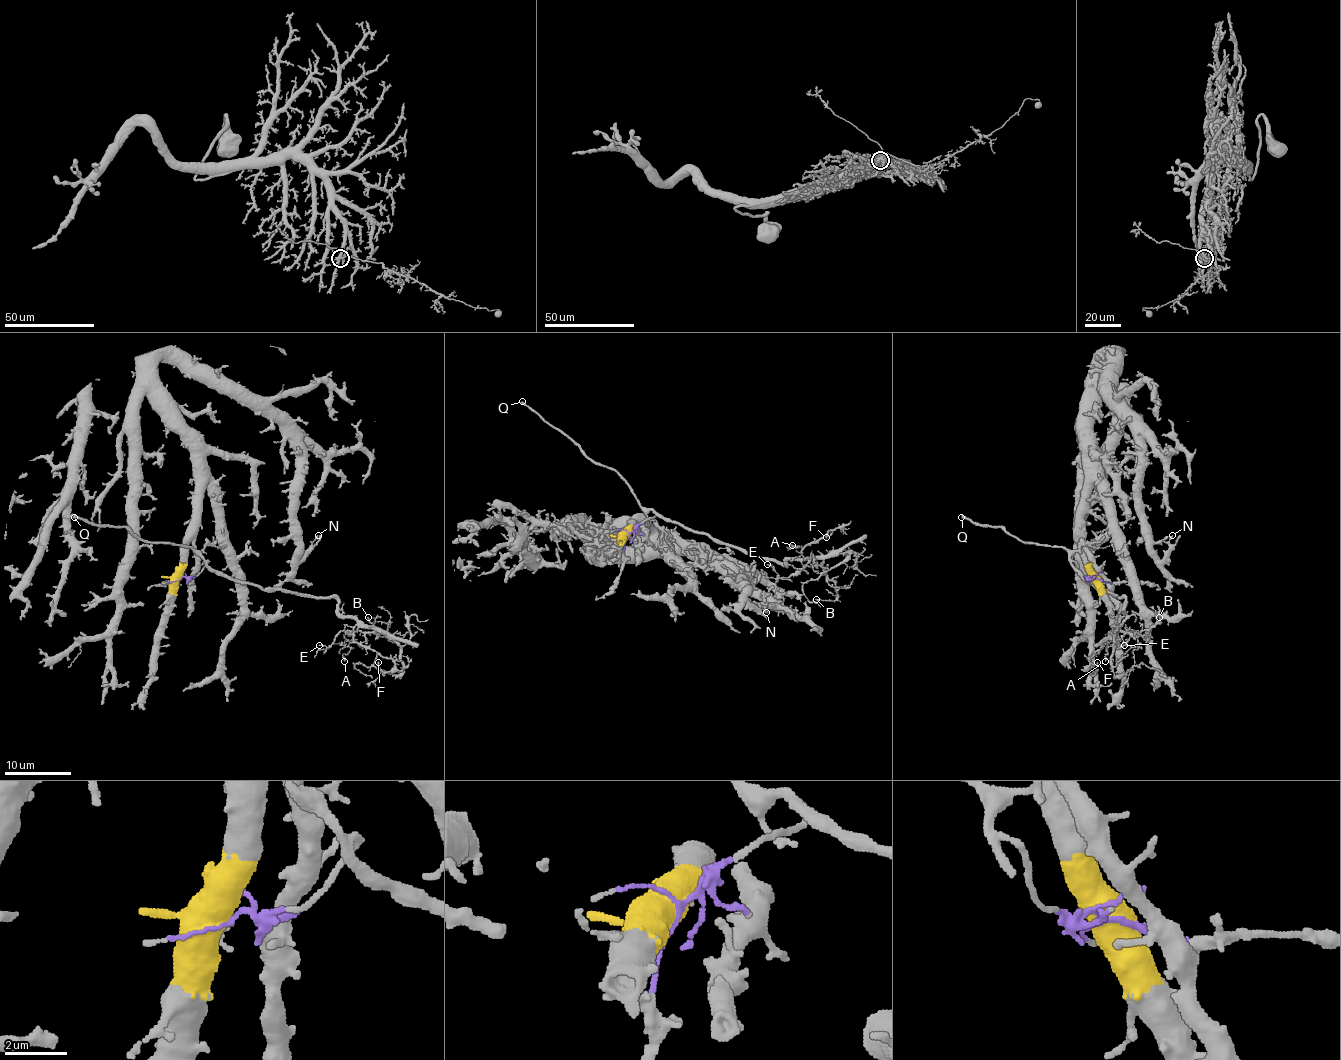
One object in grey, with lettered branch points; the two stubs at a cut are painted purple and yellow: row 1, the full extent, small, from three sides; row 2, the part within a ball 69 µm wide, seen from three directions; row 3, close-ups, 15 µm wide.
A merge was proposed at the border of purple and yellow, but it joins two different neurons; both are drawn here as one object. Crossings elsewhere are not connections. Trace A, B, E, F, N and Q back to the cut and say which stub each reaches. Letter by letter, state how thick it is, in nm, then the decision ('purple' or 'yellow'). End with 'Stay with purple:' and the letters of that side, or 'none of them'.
A: 120 nm | purple
B: 130 nm | purple
E: 120 nm | purple
F: 130 nm | purple
N: 190 nm | yellow
Q: 260 nm | purple
Stay with purple: A, B, E, F, Q

